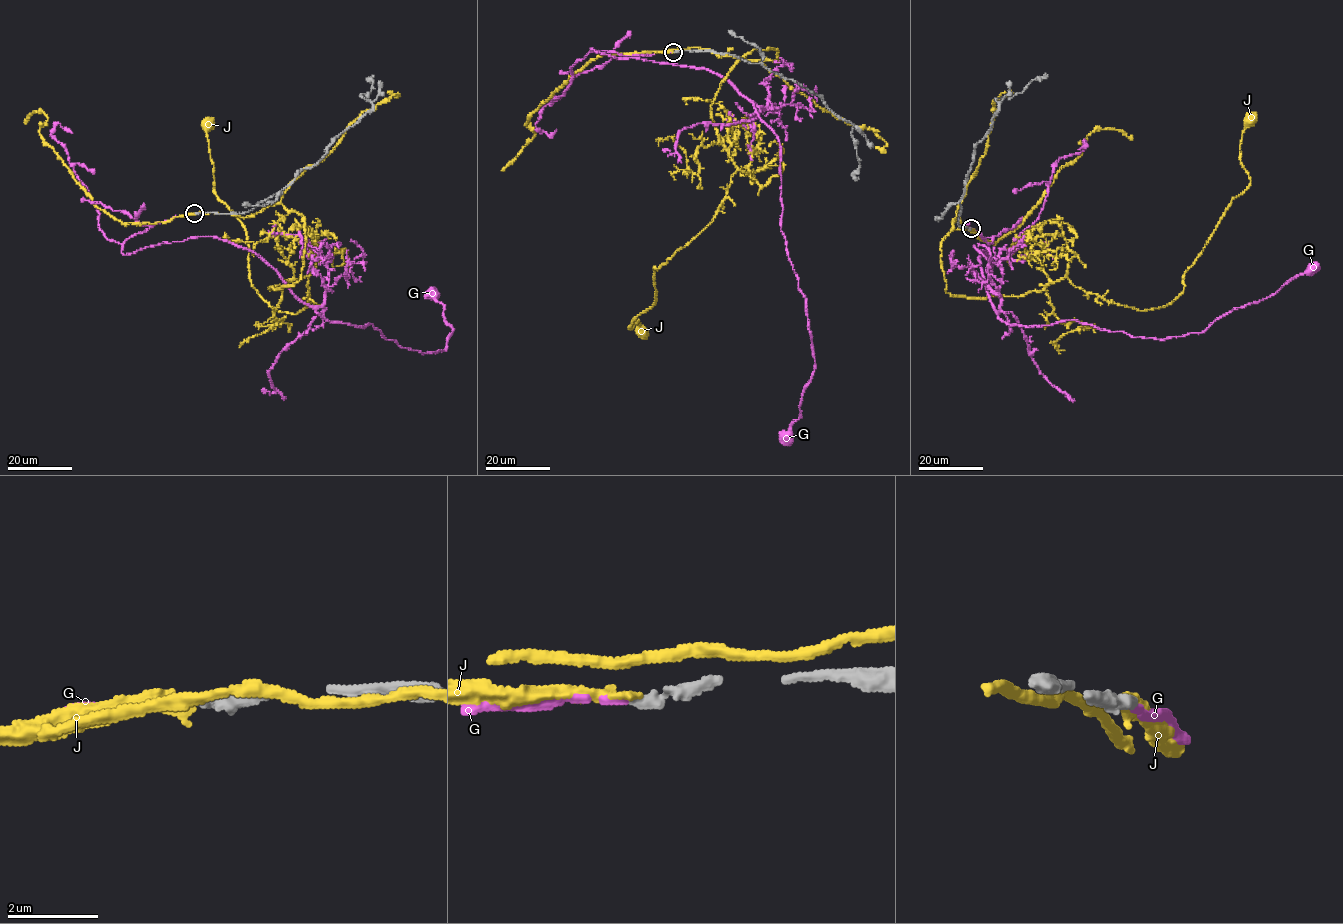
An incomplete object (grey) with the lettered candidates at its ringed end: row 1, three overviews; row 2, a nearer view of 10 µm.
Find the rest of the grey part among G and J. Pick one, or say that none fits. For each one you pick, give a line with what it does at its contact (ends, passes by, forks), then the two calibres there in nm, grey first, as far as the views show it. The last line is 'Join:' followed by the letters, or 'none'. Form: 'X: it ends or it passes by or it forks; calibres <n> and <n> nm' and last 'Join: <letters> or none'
G: it ends; calibres 220 and 150 nm
Join: G

